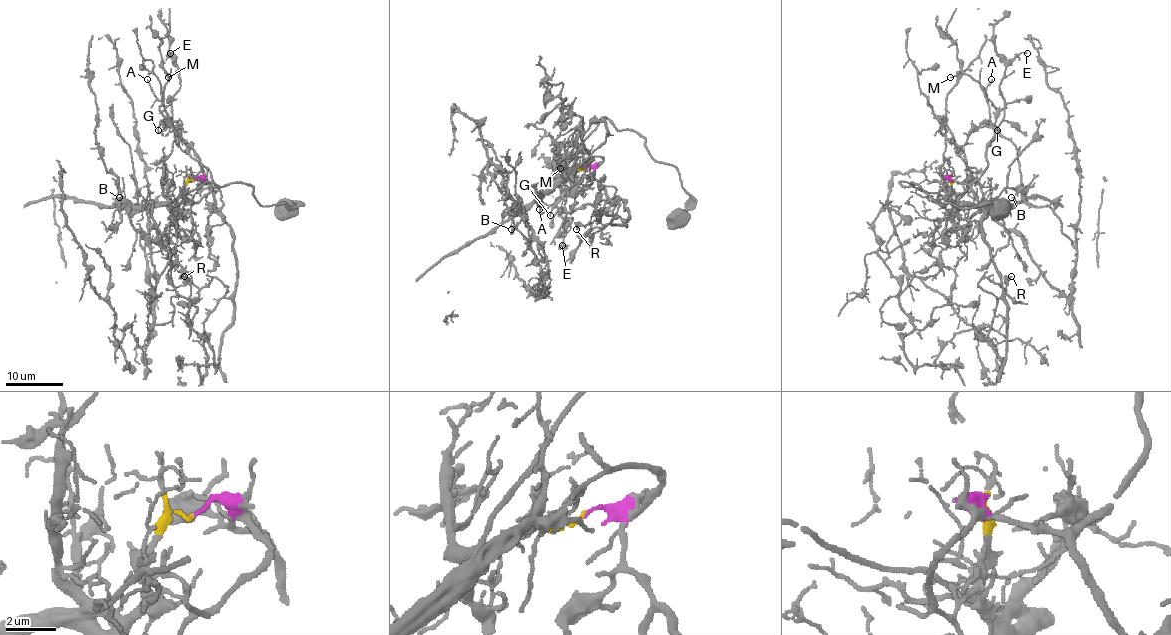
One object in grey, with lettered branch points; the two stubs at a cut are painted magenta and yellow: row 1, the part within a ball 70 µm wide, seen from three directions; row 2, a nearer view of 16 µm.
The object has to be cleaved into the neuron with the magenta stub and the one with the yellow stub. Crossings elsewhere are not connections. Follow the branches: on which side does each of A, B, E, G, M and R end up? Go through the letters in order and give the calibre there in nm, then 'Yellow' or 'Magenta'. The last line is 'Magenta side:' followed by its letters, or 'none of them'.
A: Thickness 150 nm. Magenta
B: Thickness 150 nm. Yellow
E: Thickness 120 nm. Magenta
G: Thickness 160 nm. Magenta
M: Thickness 100 nm. Magenta
R: Thickness 260 nm. Magenta
Magenta side: A, E, G, M, R

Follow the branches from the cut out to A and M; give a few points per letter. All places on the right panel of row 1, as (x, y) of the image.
A: (949, 179), (949, 177), (973, 184), (987, 165), (986, 155), (993, 131), (986, 88), (992, 79)
M: (949, 179), (974, 182), (987, 165), (986, 148), (993, 136), (983, 88), (960, 70), (950, 78)

